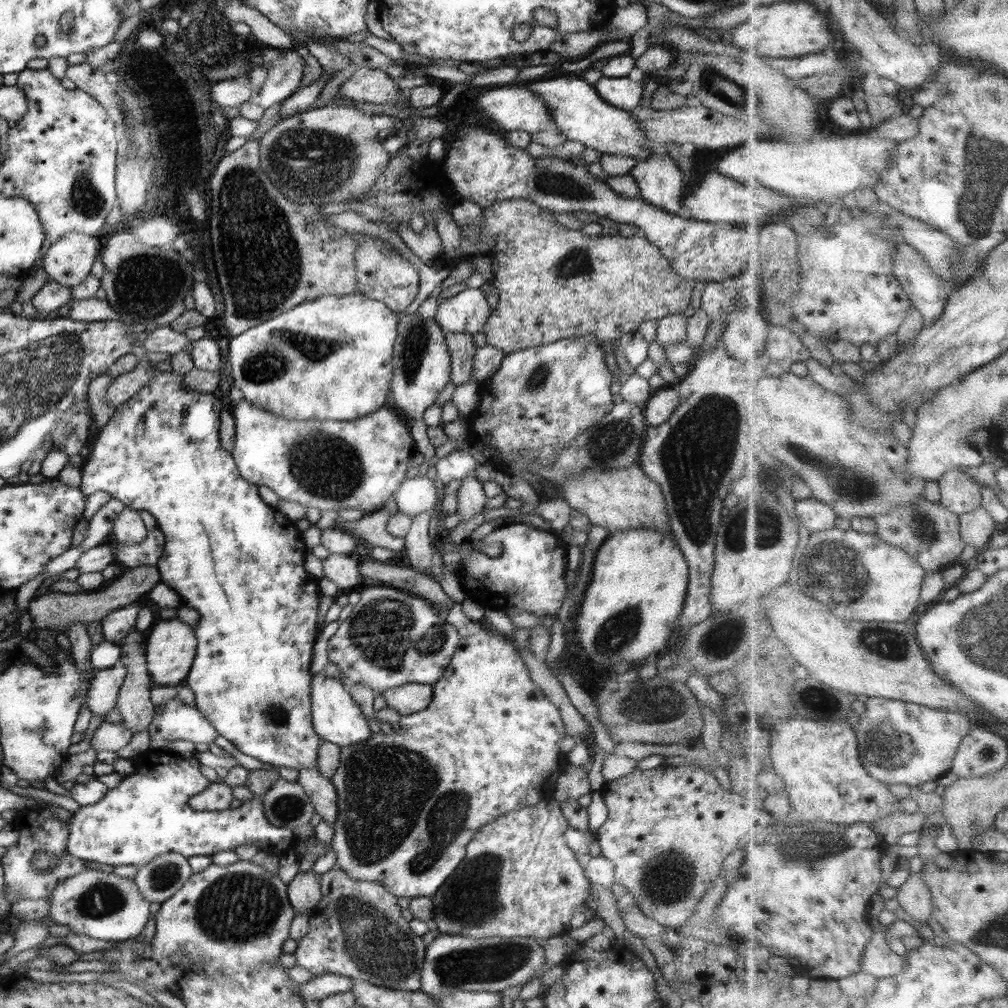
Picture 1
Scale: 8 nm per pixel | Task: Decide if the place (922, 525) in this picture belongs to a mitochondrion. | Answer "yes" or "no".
yes

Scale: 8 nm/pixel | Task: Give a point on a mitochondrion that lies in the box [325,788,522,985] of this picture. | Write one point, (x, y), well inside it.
(482, 874)

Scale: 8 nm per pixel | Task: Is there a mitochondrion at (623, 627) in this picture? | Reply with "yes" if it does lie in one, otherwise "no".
yes

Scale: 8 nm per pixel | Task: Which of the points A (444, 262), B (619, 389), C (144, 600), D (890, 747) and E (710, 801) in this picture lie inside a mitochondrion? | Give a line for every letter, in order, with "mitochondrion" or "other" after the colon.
A: other
B: other
C: other
D: mitochondrion
E: other

